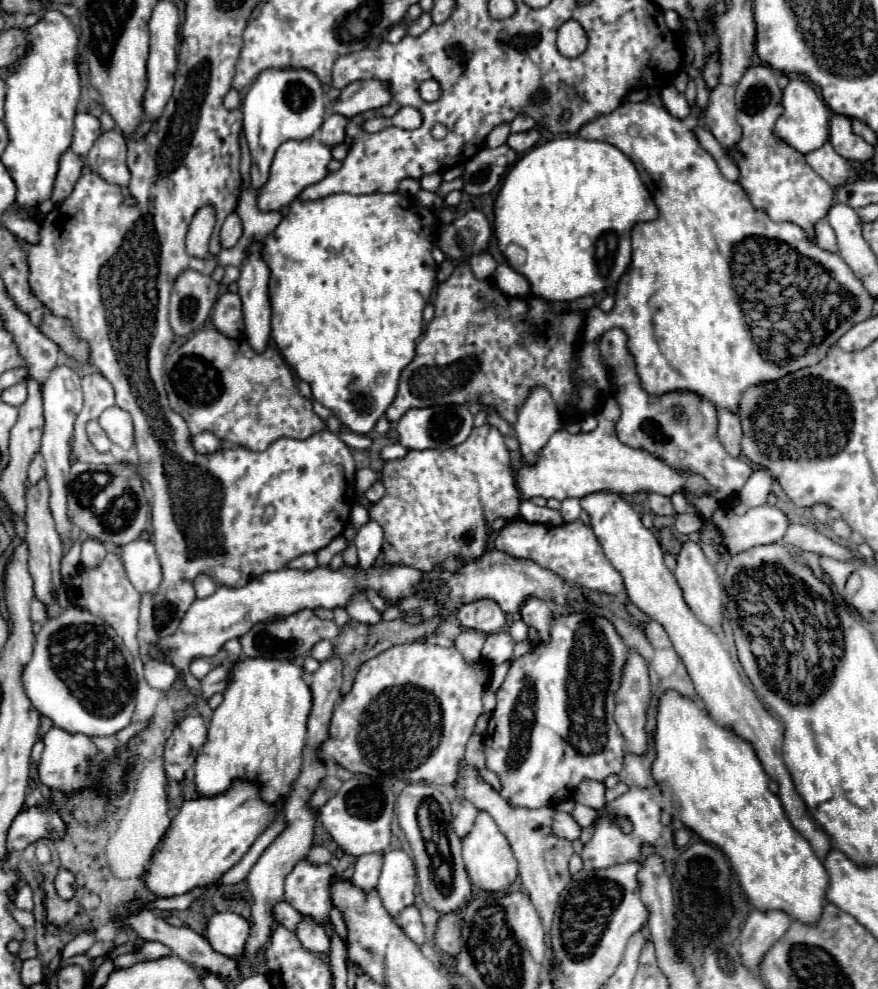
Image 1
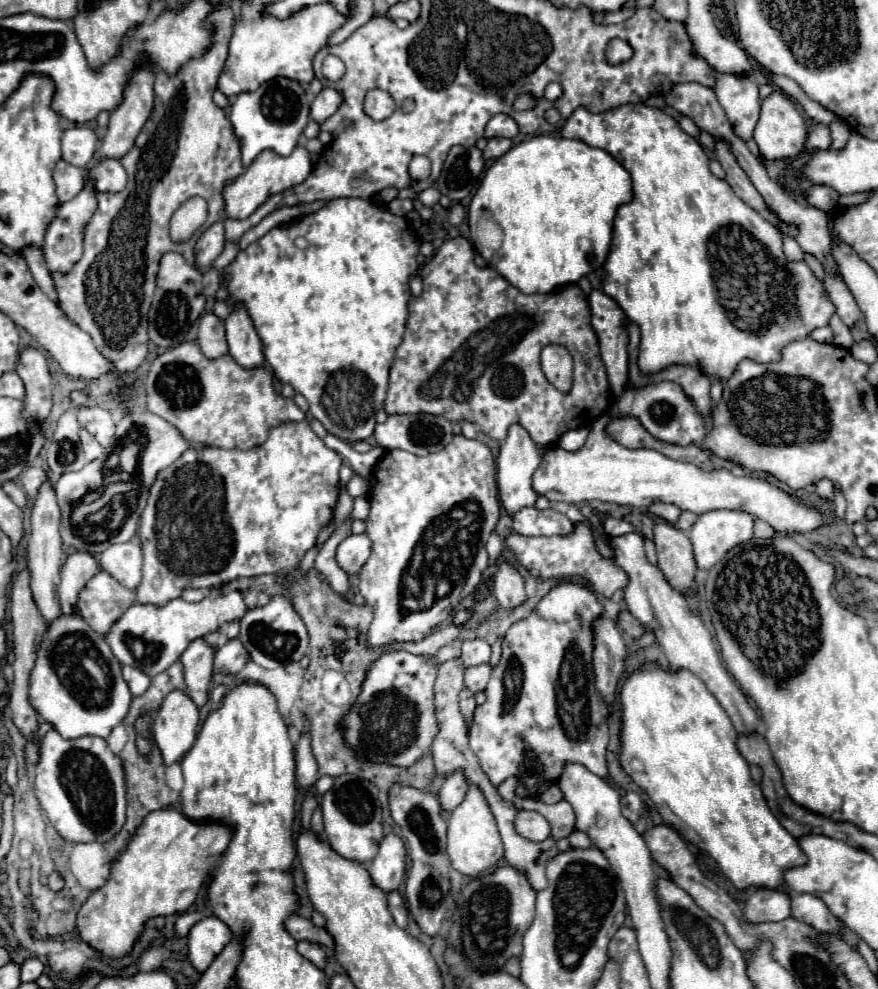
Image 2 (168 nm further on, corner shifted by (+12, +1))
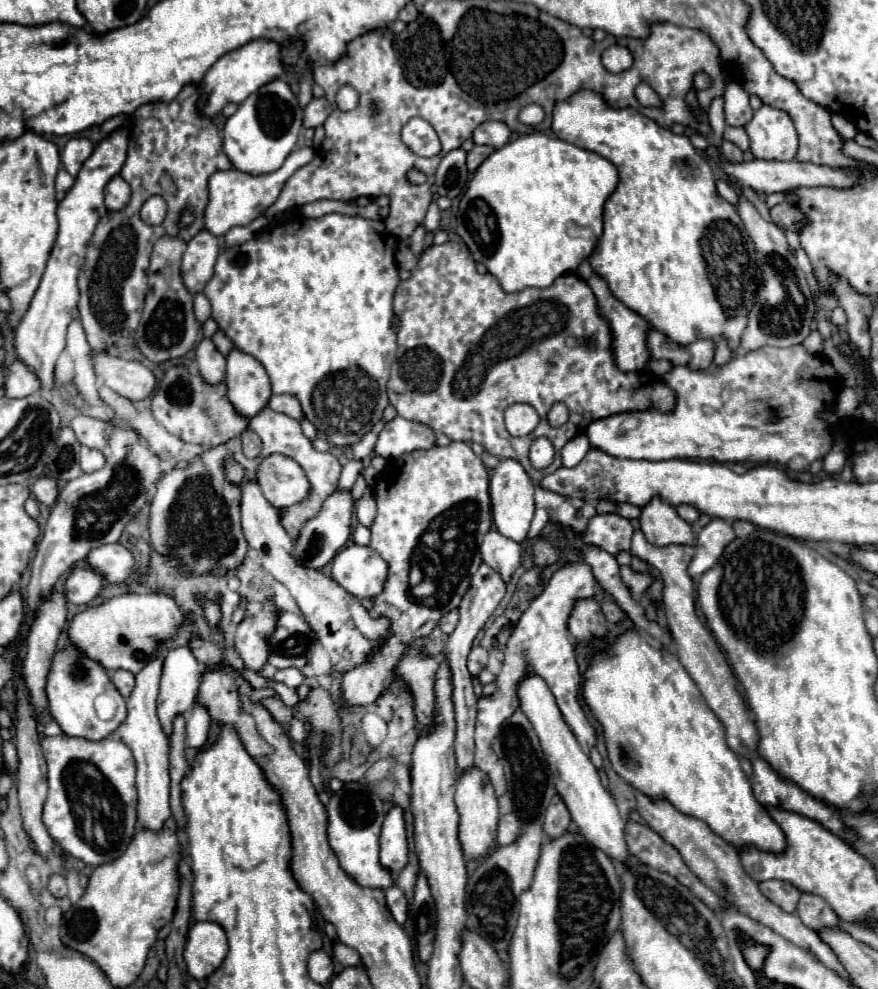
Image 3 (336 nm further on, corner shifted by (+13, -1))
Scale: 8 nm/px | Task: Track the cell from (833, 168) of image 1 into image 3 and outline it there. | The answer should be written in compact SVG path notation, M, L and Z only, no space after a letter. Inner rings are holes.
M727 126L727 128L725 128L723 138L725 138L725 140L729 140L729 142L733 142L735 146L739 146L743 152L747 152L747 150L749 150L749 138L747 138L747 134L745 134L745 130L743 130L743 128Z

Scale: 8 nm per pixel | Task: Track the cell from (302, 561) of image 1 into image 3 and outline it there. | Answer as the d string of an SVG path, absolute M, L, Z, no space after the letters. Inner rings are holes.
M281 614L269 642L269 664L275 668L303 668L315 642L311 626L299 614Z

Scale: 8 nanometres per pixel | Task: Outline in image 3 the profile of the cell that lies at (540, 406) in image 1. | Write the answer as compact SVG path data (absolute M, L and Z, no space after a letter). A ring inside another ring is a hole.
M501 460L499 466L493 470L491 482L489 482L489 496L491 496L491 514L493 524L499 534L503 534L509 540L523 542L529 532L529 524L535 513L533 506L533 488L535 484L525 474L523 466L517 460Z

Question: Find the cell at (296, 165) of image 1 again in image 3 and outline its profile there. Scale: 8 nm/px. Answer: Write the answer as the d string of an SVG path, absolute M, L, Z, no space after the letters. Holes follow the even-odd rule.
M313 148L293 150L279 170L275 170L271 174L263 174L263 176L243 174L235 168L225 170L225 172L215 172L209 178L209 202L207 202L207 208L205 208L205 228L213 236L221 238L235 226L247 226L249 222L253 222L257 216L261 216L277 200L285 180L291 178L295 170L309 164L313 160L313 156L315 156Z

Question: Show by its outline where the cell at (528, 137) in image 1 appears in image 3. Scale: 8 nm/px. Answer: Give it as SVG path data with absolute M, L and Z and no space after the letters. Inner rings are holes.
M473 146L473 150L467 152L467 166L469 166L469 172L473 172L491 152L493 152L491 146Z

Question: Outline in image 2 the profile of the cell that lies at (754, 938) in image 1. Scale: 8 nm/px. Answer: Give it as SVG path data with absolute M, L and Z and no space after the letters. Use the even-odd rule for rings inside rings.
M752 890L744 902L744 920L748 924L780 922L790 916L790 896L776 890Z

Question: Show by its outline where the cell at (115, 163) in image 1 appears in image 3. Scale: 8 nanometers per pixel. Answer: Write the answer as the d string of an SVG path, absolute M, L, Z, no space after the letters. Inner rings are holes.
M115 176L105 188L105 206L107 206L107 210L109 212L123 210L127 206L129 198L131 198L129 184L121 176Z

